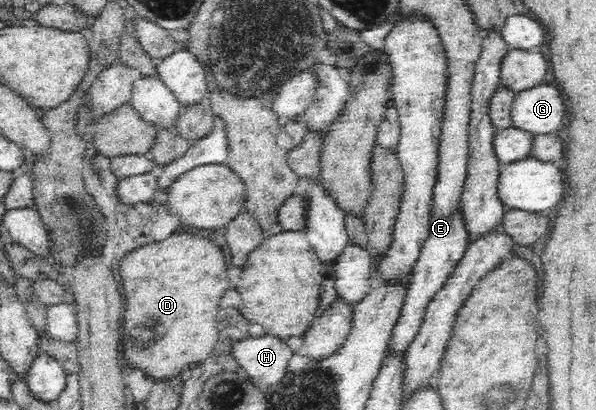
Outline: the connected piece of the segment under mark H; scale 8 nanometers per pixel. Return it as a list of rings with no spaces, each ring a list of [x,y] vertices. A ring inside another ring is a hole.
[[[265,334],[236,340],[231,354],[256,385],[277,386],[287,374],[294,353],[282,338]]]

